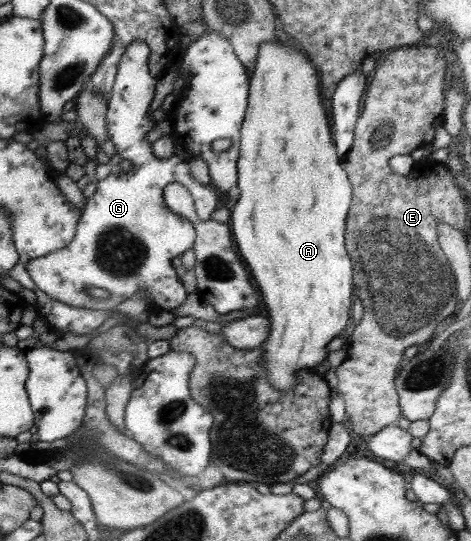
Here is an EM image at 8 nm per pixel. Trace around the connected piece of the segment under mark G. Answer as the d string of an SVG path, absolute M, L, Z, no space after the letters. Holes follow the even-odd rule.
M133 41L129 47L126 47L125 55L118 65L113 89L106 95L108 107L106 126L108 135L111 135L109 139L113 141L116 153L121 155L126 169L115 170L114 174L109 174L105 179L98 181L93 196L86 200L75 237L69 245L26 263L26 273L30 275L36 289L63 304L95 310L115 309L119 303L133 298L144 289L147 291L145 296L150 308L172 312L176 307L181 307L188 296L180 277L177 276L177 271L173 268L172 261L177 255L181 256L188 249L192 249L196 231L194 224L186 217L173 213L165 205L163 190L169 183L180 183L186 187L194 199L194 208L201 221L211 220L211 213L217 209L217 193L211 183L203 185L193 179L189 173L189 165L183 163L179 157L172 156L167 161L155 158L151 144L145 141L145 133L151 129L151 119L153 119L152 113L147 112L155 97L158 82L149 73L149 53L149 47L143 41ZM85 287L99 287L105 289L110 295L103 301L97 301L91 298L85 291Z

